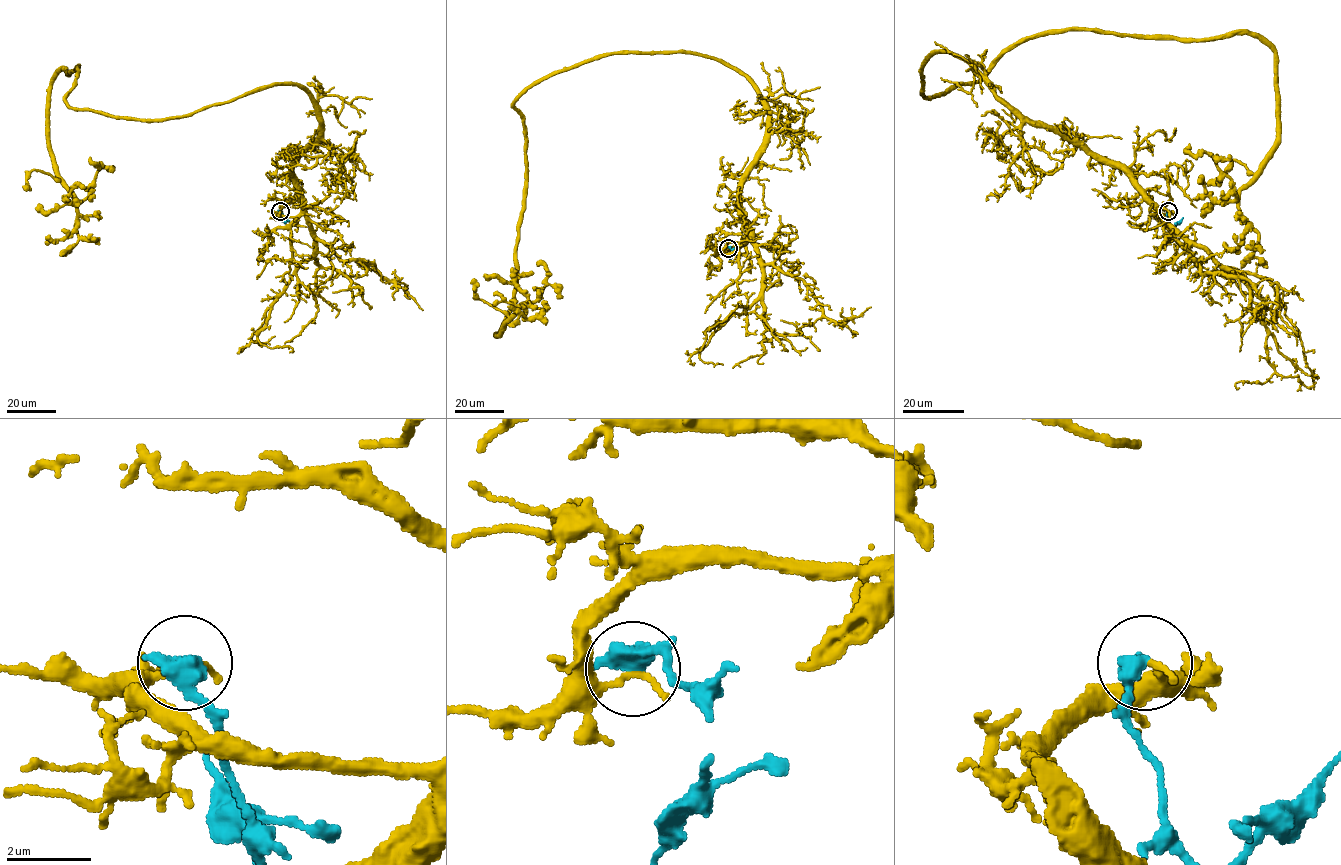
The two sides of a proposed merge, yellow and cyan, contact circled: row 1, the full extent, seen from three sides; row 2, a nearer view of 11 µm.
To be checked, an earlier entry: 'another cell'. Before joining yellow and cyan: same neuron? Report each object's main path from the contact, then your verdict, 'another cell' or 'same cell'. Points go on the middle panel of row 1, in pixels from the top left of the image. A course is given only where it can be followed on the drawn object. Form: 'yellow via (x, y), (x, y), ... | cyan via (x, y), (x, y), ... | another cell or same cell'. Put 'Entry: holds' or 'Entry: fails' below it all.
yellow via (728, 248), (762, 96), (712, 58), (599, 55), (513, 104), (497, 334), (538, 265) | cyan via (728, 248), (733, 251), (729, 260) | another cell
Entry: holds

